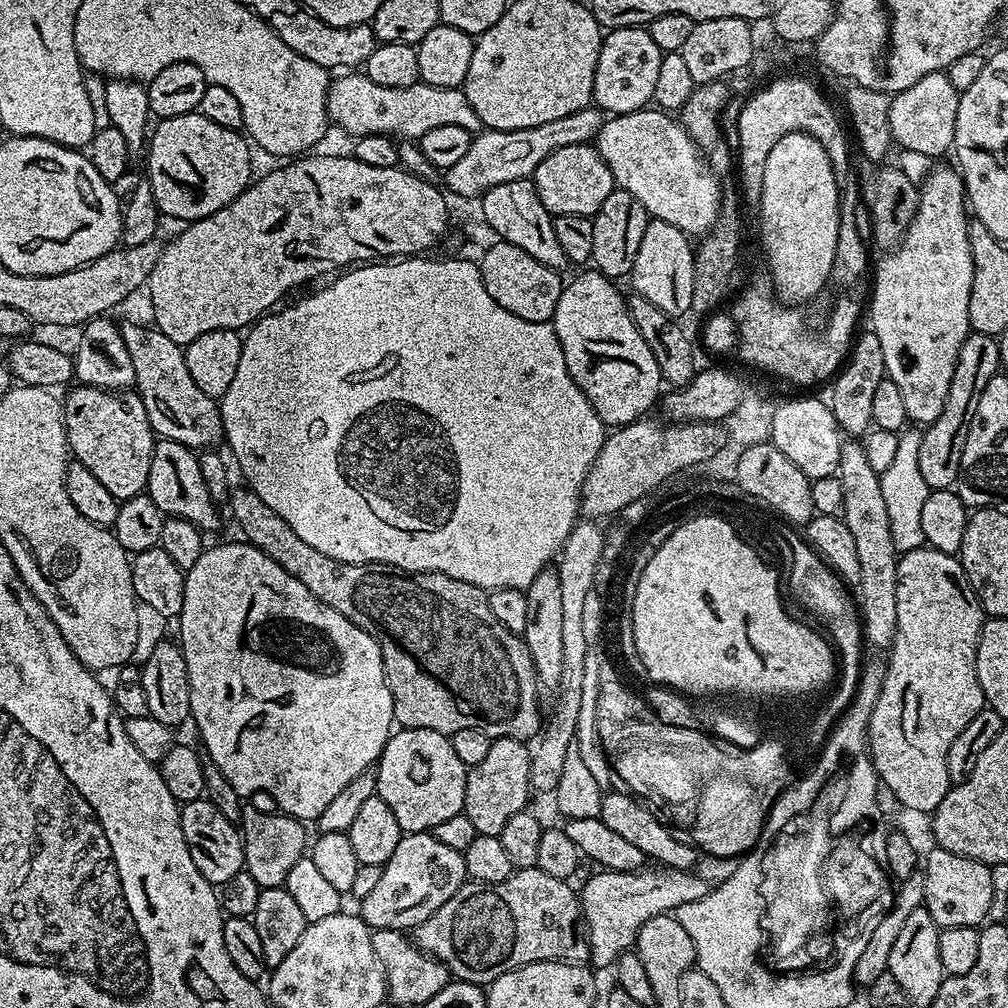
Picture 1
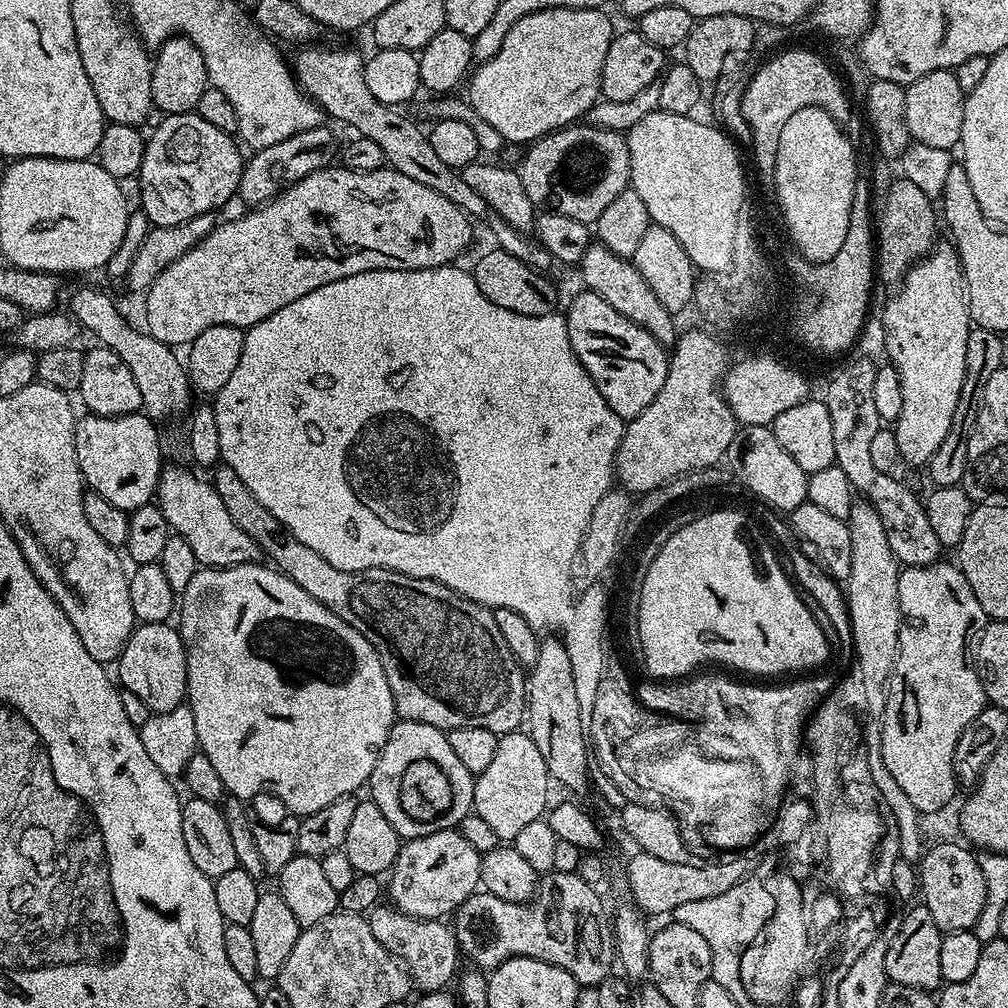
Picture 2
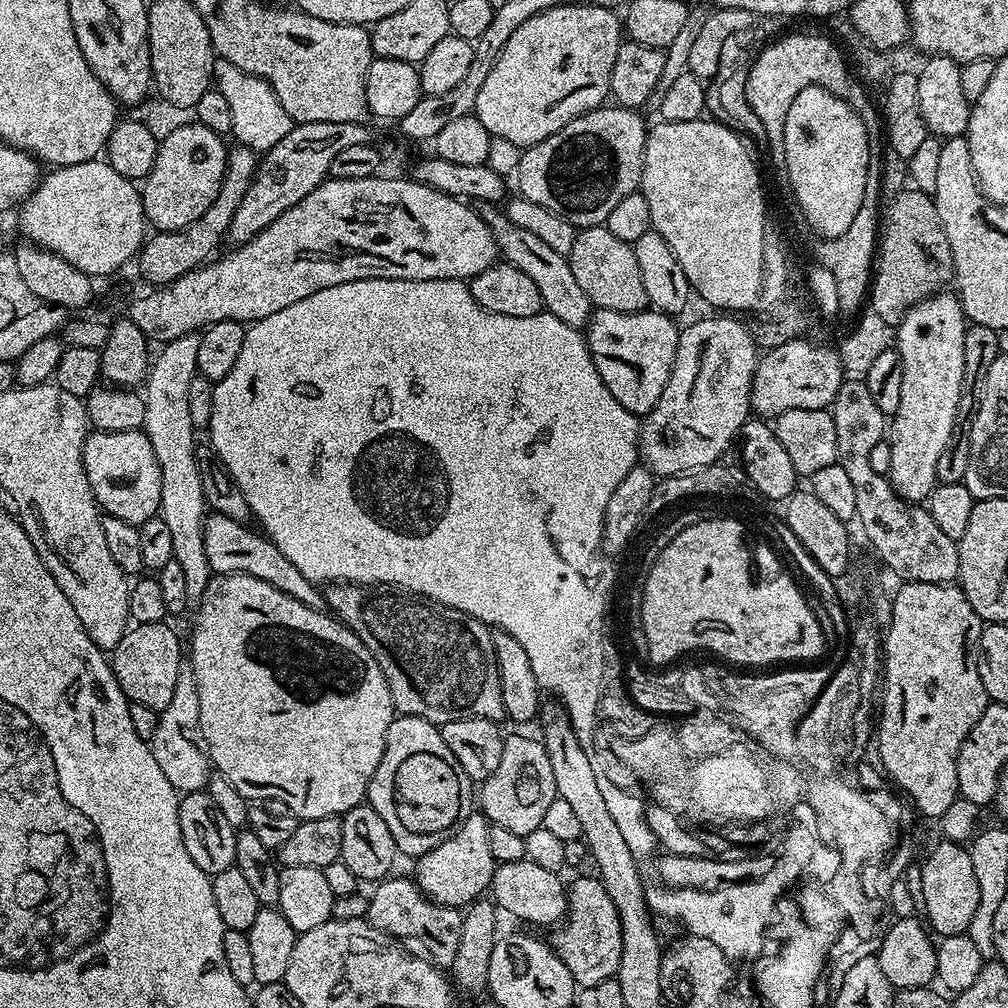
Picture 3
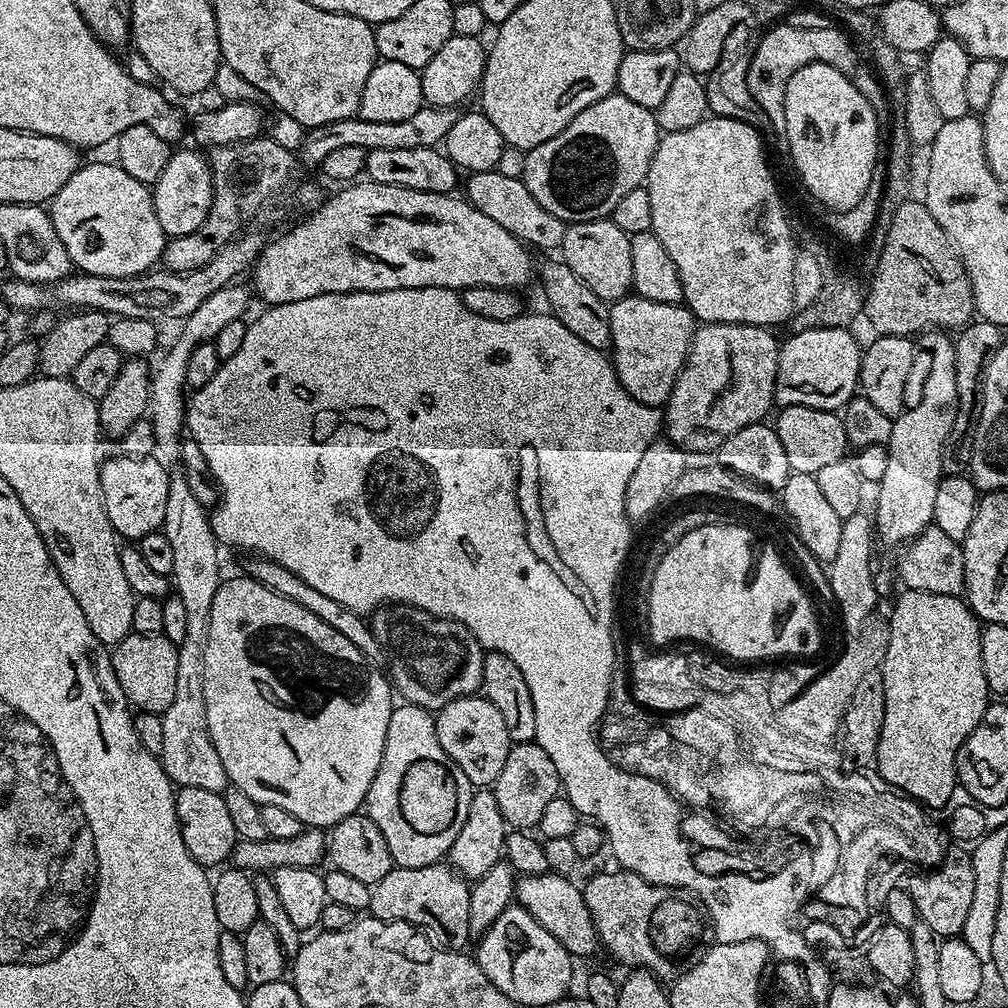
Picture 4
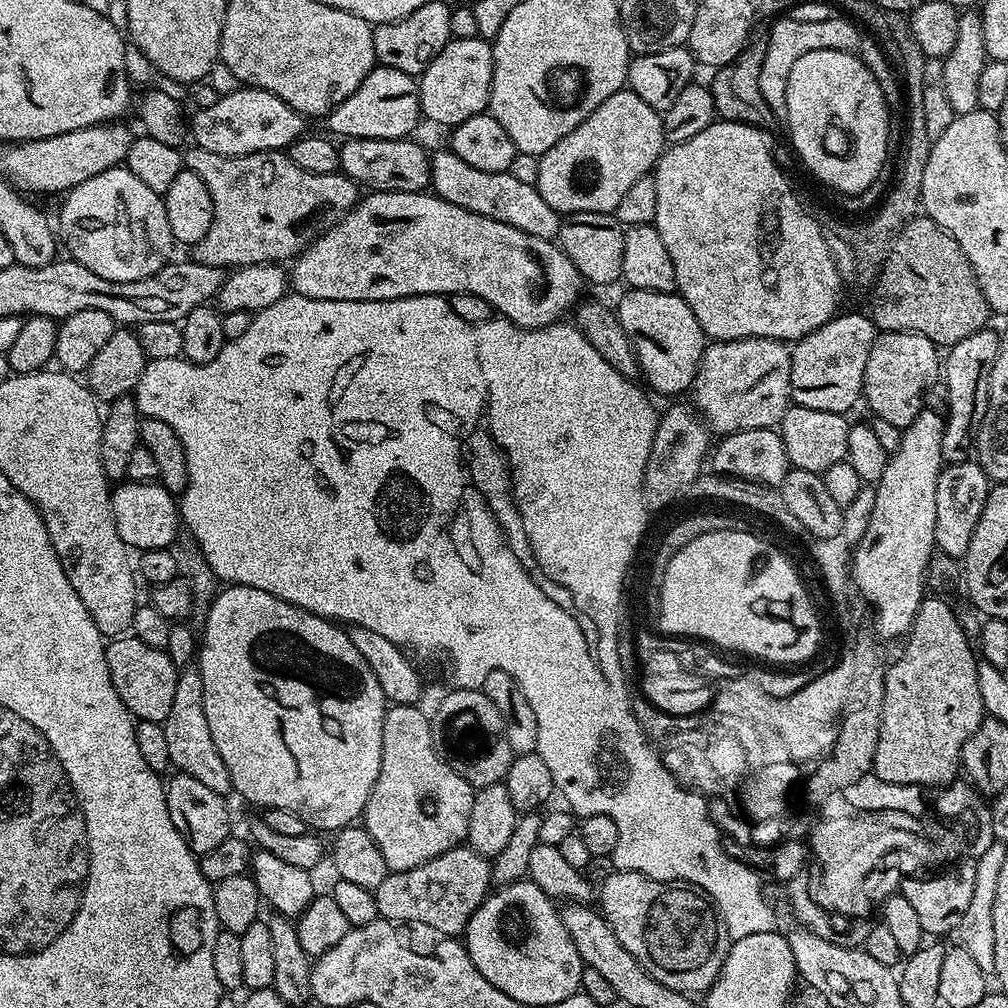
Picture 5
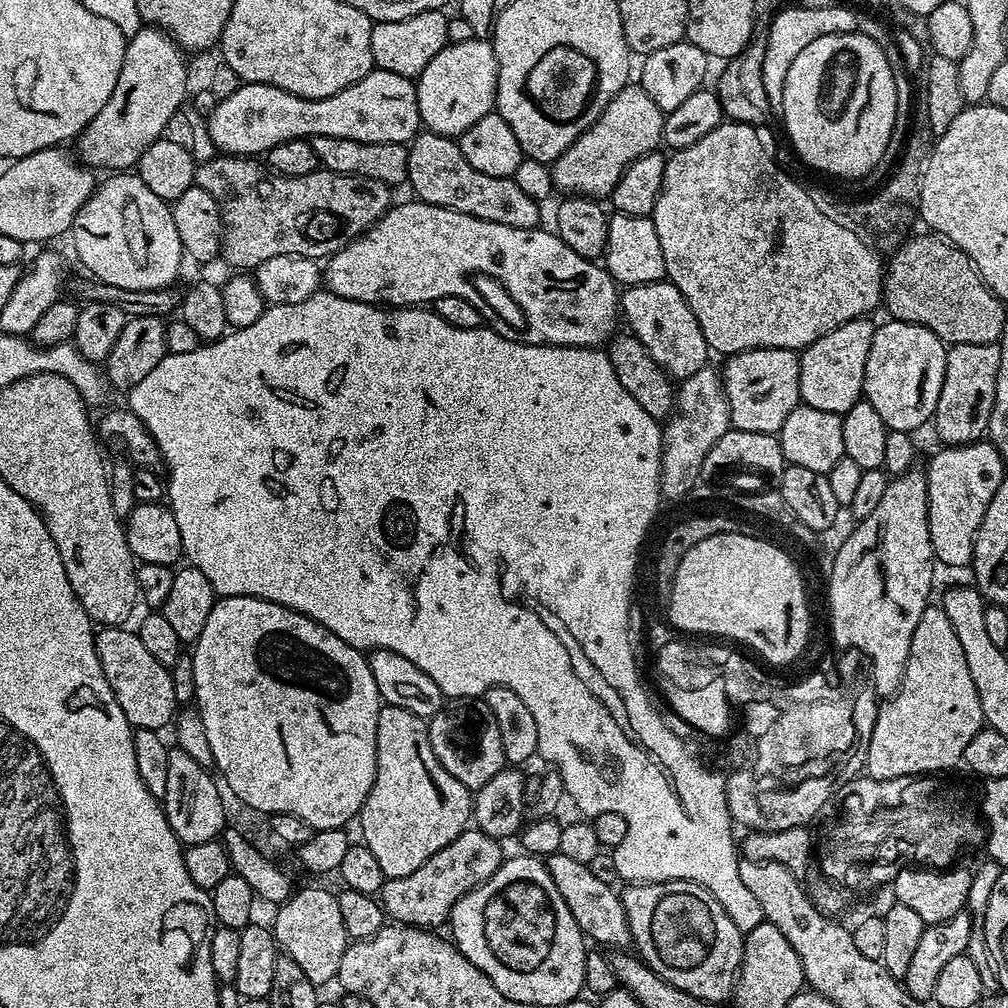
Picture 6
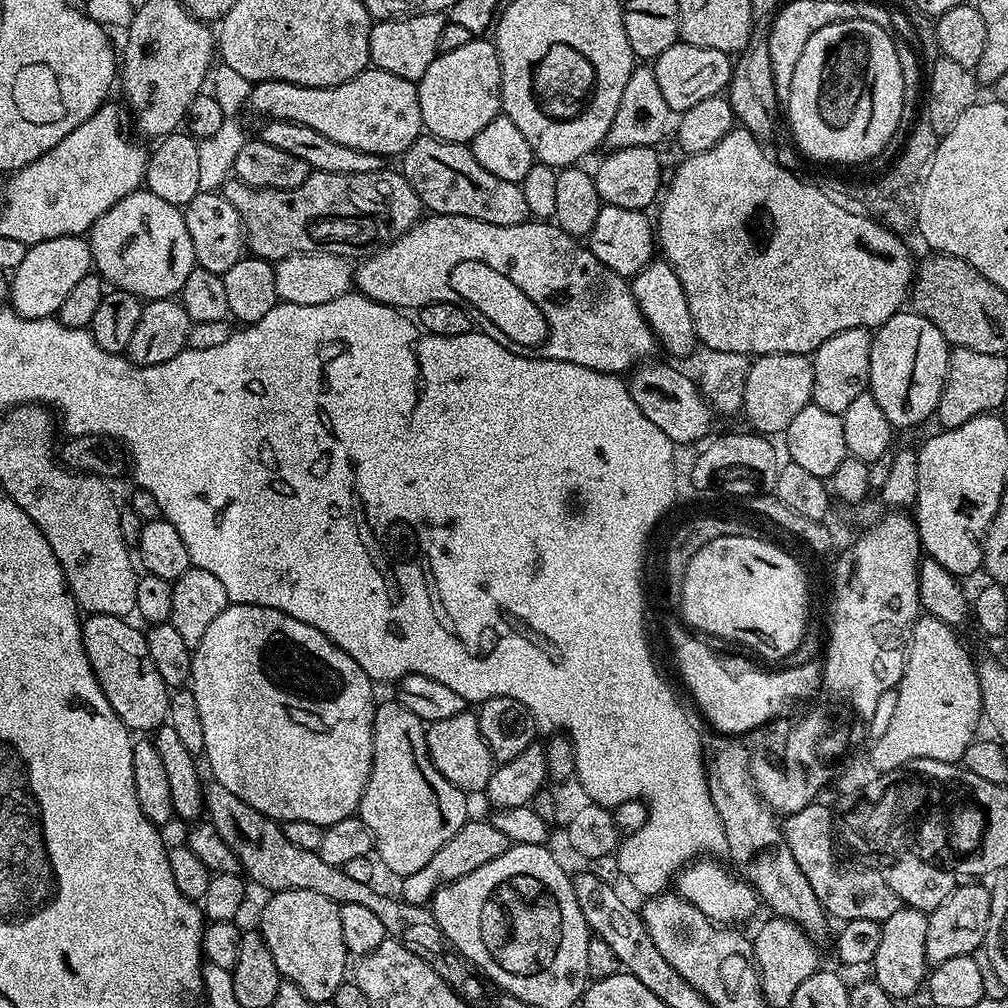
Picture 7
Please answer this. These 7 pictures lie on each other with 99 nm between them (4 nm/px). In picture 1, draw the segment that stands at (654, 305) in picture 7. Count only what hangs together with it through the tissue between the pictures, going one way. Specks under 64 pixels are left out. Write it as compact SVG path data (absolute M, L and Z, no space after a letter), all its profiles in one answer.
M595 270L584 272L572 281L569 279L558 298L558 306L550 323L558 334L562 354L566 354L566 370L570 378L574 378L582 394L586 394L600 421L609 429L615 430L647 417L651 413L648 411L657 407L662 396L662 377L650 346L642 339L642 334L638 334L638 326L634 326L630 318L625 293L620 293L612 284L615 283L609 277Z

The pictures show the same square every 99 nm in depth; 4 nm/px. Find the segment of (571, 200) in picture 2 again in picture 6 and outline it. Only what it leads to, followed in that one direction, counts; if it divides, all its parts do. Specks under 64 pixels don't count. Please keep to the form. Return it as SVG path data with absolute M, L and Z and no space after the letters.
M630 82L602 110L602 114L579 138L553 160L552 182L564 194L589 198L611 197L618 178L638 159L653 151L664 135L665 112L654 106L654 98L639 83Z

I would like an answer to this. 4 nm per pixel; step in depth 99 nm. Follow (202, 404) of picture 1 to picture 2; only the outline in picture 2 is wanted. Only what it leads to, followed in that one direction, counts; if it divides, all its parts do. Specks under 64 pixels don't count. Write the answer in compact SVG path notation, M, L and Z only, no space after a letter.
M96 288L78 289L72 296L70 312L76 317L77 324L87 329L93 337L96 335L103 347L120 355L122 361L128 364L138 382L139 393L142 394L143 411L153 421L160 422L163 416L168 416L171 412L189 411L194 392L190 387L187 367L182 363L181 357L179 360L172 353L175 352L173 345L158 342L158 338L154 338L146 330L140 329L139 332L138 329L131 328L127 318L112 305L111 298Z

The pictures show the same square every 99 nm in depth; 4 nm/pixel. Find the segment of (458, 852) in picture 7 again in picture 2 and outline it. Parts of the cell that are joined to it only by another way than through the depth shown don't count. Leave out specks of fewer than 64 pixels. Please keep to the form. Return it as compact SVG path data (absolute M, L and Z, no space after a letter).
M391 906L373 908L367 913L366 919L374 938L382 942L389 954L402 961L411 983L415 987L417 984L421 993L443 992L449 987L448 983L451 980L453 983L457 979L462 953L456 944L455 931L449 925L447 928L443 919L420 920L416 916L407 916L405 912Z

